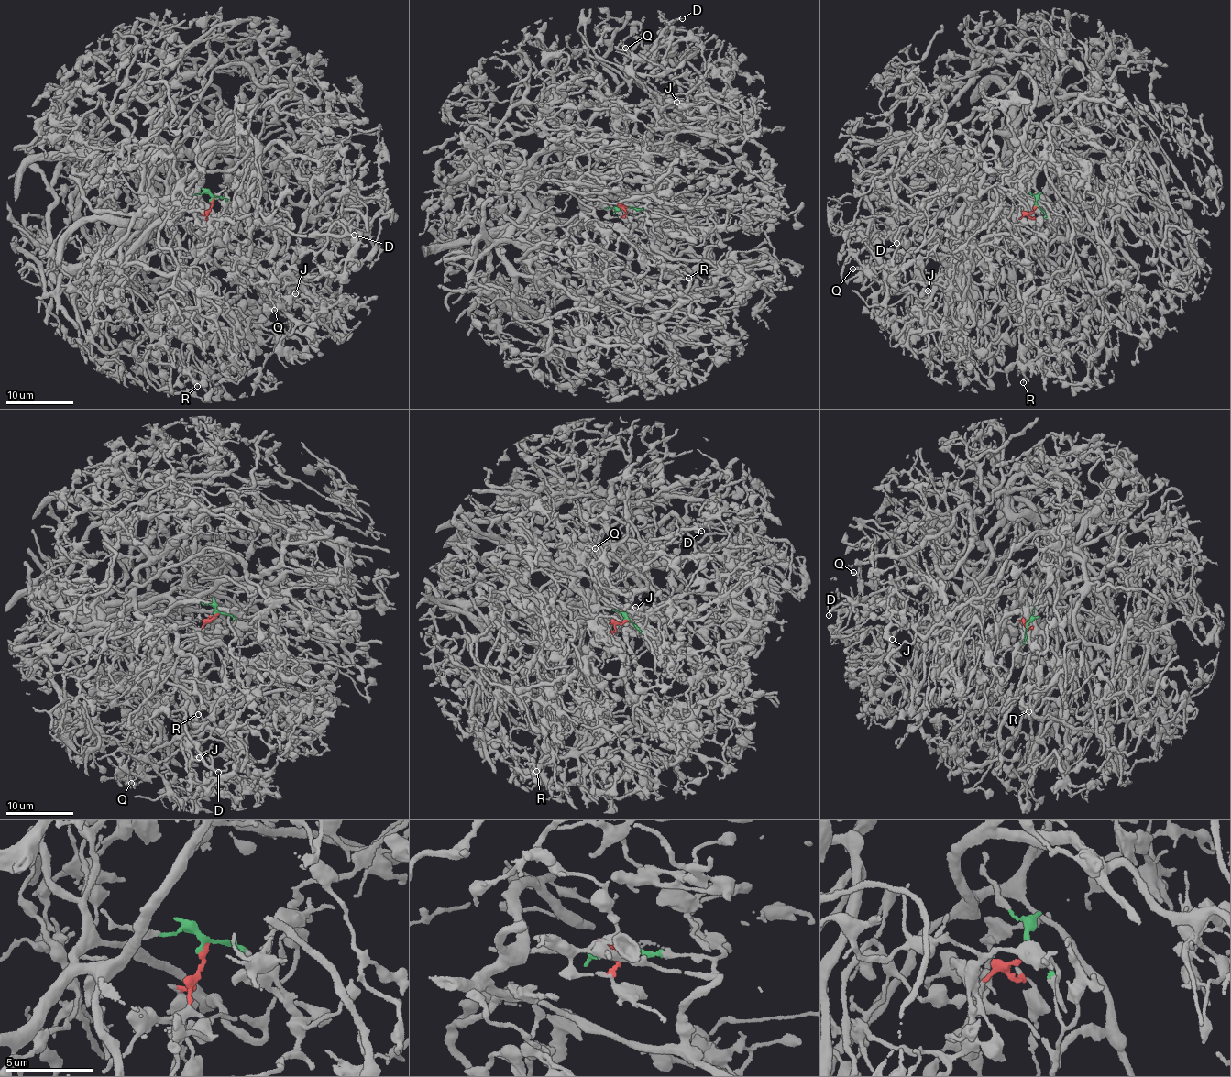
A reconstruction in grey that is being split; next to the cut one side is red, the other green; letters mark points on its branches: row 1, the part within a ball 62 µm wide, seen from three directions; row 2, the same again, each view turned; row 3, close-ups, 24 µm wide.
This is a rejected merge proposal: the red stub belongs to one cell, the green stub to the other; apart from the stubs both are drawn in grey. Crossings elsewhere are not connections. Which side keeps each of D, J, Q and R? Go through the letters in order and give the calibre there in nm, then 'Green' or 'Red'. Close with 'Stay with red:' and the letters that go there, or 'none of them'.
D: Thickness 200 nm. Red
J: Thickness 160 nm. Red
Q: Thickness 170 nm. Red
R: Thickness 110 nm. Green
Stay with red: D, J, Q

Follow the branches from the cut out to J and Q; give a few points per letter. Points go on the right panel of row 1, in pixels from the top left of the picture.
J: (1035, 207), (1016, 225), (1001, 226), (972, 206), (966, 225), (967, 271), (948, 288), (927, 282), (928, 291)
Q: (1035, 207), (1016, 225), (1001, 226), (972, 206), (966, 225), (967, 271), (948, 288), (882, 282), (851, 269)

